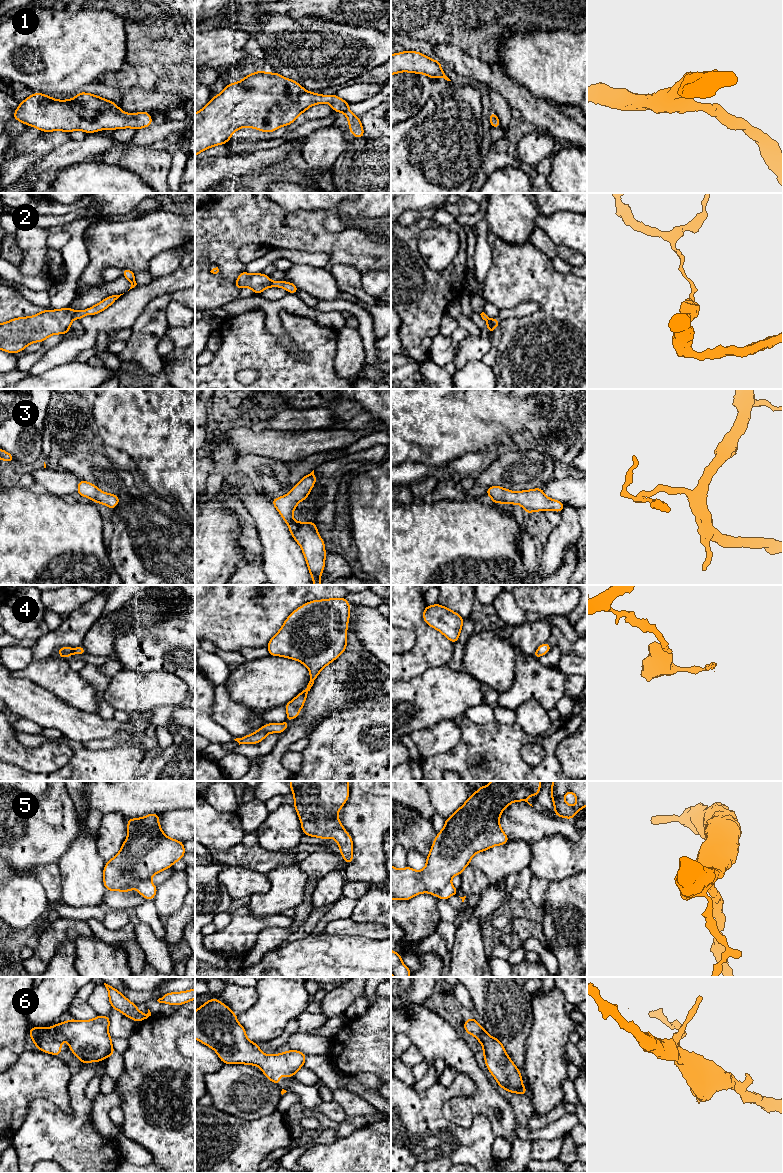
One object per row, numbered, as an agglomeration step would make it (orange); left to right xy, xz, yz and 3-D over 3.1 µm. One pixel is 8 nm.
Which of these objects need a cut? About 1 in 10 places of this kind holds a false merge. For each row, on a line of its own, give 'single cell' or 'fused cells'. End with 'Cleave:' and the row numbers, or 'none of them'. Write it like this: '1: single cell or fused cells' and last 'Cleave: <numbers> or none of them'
1: single cell
2: fused cells
3: single cell
4: fused cells
5: single cell
6: single cell
Cleave: 2, 4

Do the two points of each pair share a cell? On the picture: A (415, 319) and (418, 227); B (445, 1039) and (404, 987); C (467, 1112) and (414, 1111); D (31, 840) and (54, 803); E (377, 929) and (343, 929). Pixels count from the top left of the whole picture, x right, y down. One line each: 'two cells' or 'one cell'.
A: one cell
B: two cells
C: two cells
D: one cell
E: one cell

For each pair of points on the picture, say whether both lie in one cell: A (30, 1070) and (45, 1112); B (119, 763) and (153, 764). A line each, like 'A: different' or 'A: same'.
A: different
B: different

